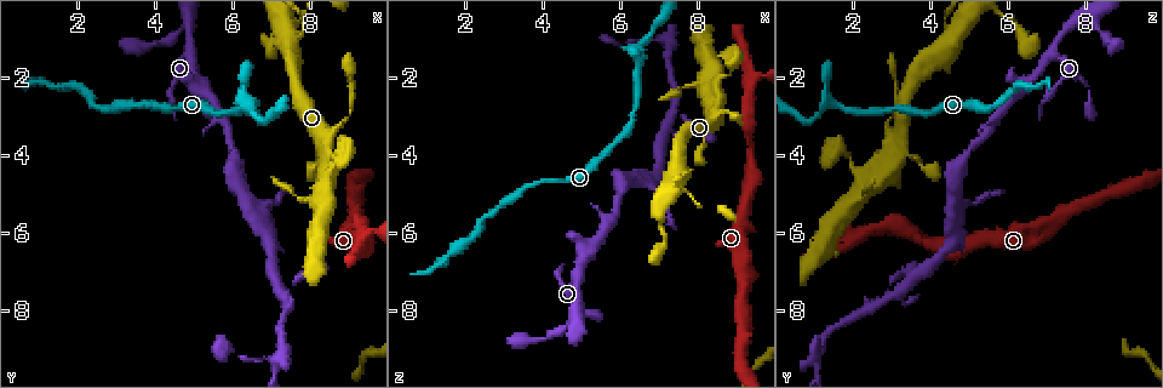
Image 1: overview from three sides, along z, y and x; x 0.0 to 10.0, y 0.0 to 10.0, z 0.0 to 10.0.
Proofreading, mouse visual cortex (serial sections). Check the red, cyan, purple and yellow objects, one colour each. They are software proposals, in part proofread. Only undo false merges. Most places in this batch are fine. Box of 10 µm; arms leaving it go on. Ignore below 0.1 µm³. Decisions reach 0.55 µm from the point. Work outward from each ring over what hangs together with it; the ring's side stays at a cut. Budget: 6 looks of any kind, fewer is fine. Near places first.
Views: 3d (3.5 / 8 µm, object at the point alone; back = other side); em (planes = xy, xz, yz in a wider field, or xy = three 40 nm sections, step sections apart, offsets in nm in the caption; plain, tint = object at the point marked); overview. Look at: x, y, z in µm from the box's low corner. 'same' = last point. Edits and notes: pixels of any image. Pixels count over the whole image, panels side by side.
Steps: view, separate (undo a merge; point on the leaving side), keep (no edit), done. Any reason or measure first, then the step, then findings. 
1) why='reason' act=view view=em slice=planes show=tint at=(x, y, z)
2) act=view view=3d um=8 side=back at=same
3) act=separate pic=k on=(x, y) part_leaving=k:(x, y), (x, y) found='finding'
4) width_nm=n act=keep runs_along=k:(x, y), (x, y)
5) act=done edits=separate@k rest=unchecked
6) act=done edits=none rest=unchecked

why='sharp bend' act=view view=3d um=3.5 at=(8.90, 4.05, 1.85)

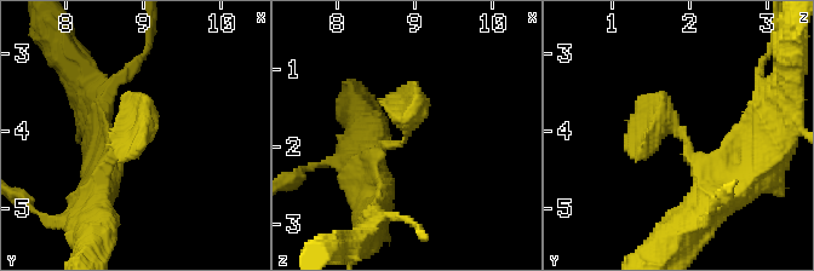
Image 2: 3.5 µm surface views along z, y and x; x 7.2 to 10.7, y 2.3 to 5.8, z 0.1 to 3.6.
act=view view=em slice=xy step=5 show=tint at=(8.85, 4.10, 1.90)

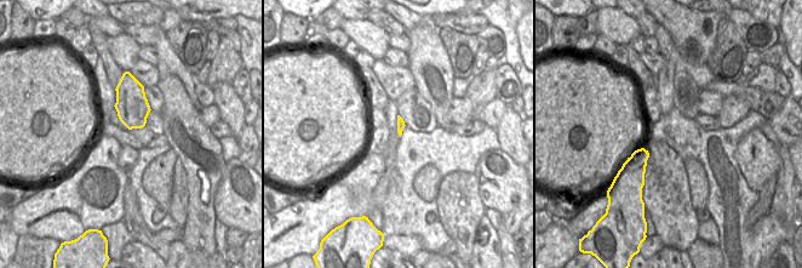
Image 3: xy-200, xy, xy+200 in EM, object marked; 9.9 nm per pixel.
act=keep runs_along=2:(718, 191), (669, 125), (635, 161) found='all the same cell'

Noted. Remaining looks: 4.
why='sharp bend' act=view view=3d um=3.5 at=(6.50, 2.75, 1.35)

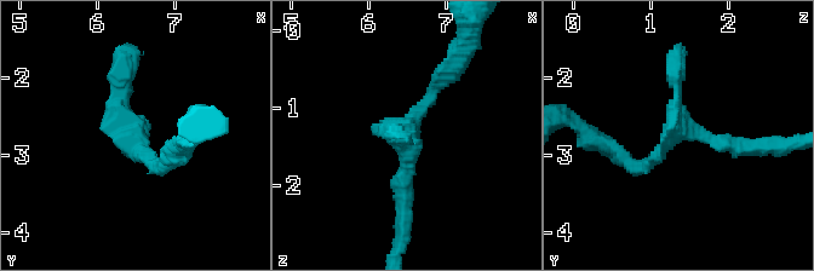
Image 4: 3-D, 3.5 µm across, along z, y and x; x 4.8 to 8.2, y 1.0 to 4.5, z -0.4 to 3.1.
act=view view=em slice=planes show=tint at=(6.45, 2.75, 1.35)

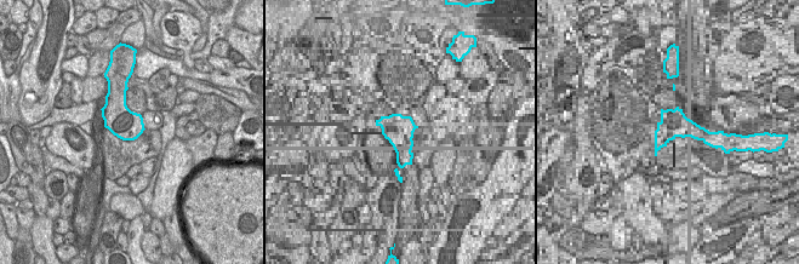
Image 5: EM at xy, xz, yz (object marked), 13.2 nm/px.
why='another direction' act=view view=em slice=xy step=5 show=tint at=same

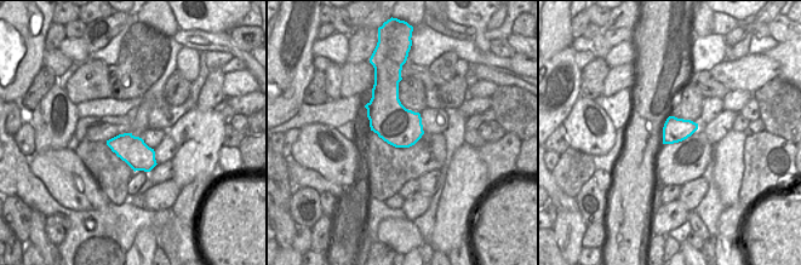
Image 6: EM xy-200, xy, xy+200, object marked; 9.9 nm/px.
act=keep runs_along=4:(403, 212), (403, 128), (440, 81) found='all the same cell'

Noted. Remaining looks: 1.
act=done edits=none rest=unchecked

